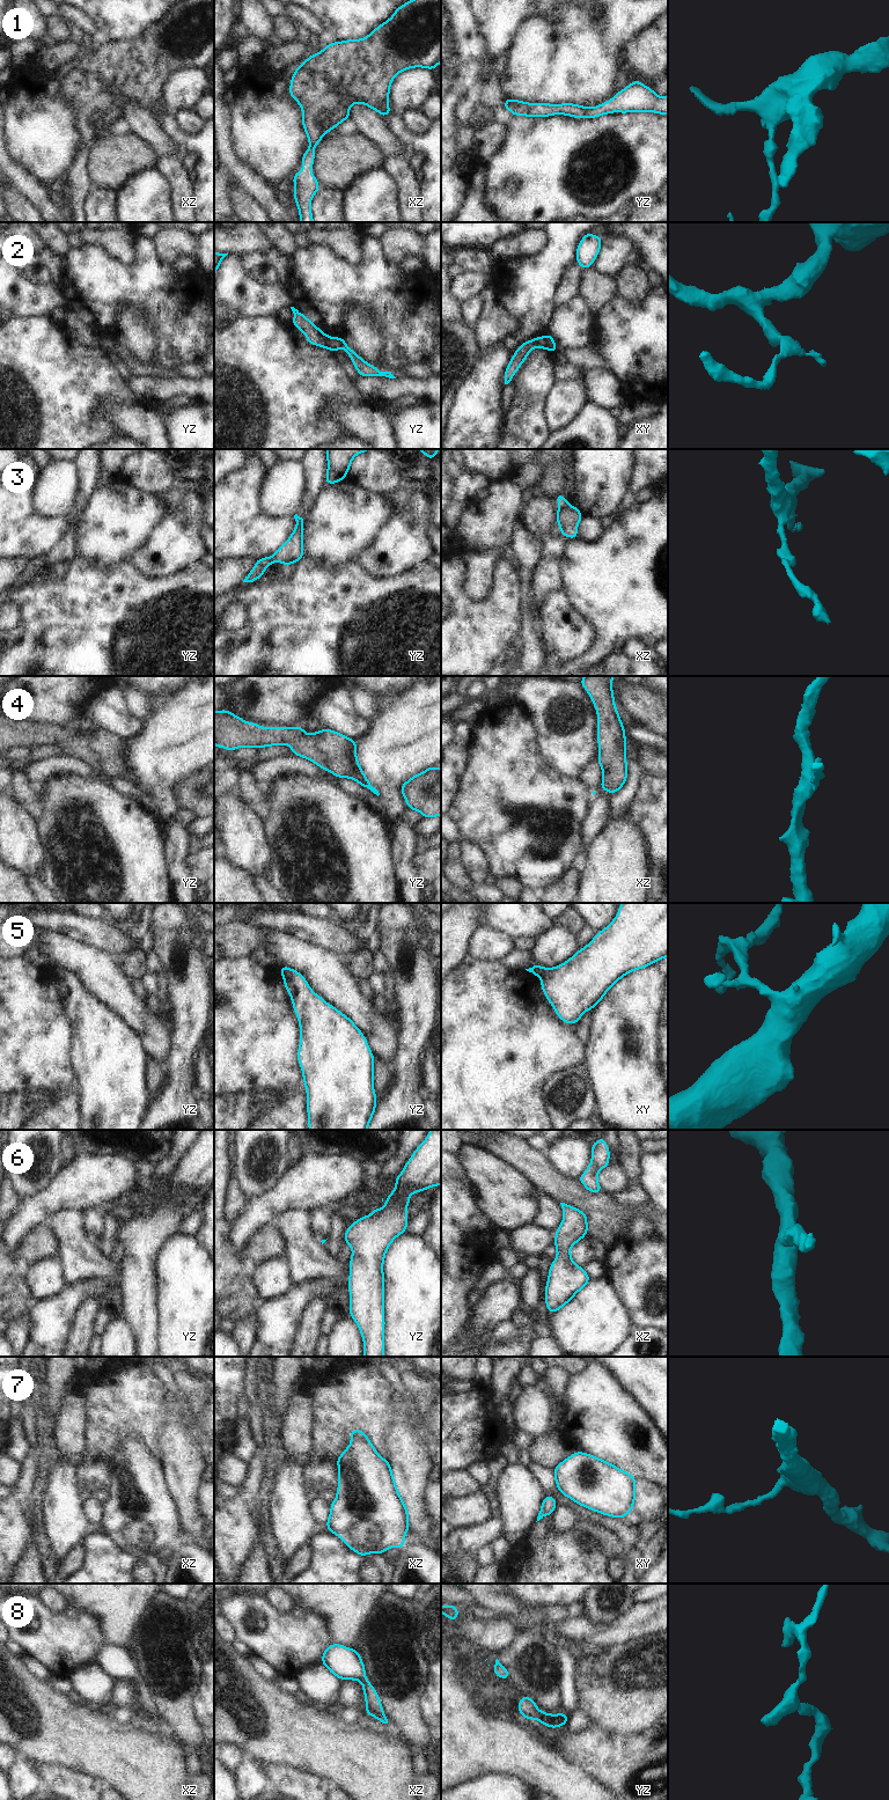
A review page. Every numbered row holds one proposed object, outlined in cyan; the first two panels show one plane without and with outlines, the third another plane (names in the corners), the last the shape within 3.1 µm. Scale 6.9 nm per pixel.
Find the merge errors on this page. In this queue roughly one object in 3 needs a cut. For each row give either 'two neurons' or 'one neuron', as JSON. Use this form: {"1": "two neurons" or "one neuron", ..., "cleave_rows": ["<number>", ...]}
{"1": "one neuron", "2": "two neurons", "3": "two neurons", "4": "one neuron", "5": "one neuron", "6": "one neuron", "7": "one neuron", "8": "one neuron", "cleave_rows": ["2", "3"]}

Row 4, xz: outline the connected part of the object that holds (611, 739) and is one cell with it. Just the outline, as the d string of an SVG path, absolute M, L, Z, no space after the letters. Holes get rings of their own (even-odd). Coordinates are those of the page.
M583 676L580 679L597 712L597 763L602 767L598 789L608 791L611 795L627 779L625 728L615 706L612 682L614 676Z

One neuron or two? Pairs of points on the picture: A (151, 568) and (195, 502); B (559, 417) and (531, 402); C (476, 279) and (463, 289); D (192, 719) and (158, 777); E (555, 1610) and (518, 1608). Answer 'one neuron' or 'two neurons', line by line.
A: one neuron
B: two neurons
C: one neuron
D: one neuron
E: one neuron

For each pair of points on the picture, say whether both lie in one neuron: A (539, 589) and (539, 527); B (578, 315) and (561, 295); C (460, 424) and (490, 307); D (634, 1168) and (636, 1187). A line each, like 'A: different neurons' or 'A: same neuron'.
A: same neuron
B: different neurons
C: different neurons
D: different neurons

